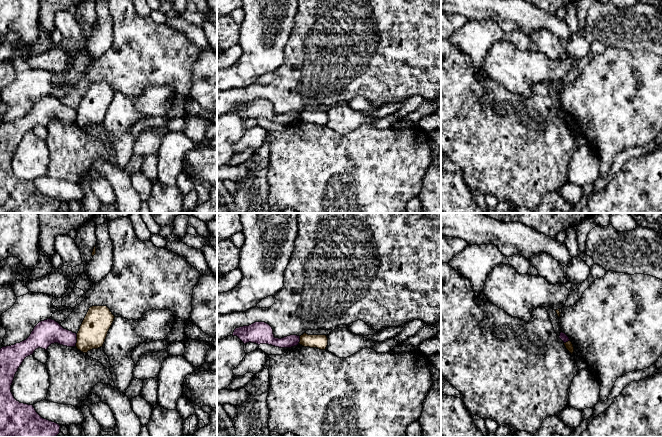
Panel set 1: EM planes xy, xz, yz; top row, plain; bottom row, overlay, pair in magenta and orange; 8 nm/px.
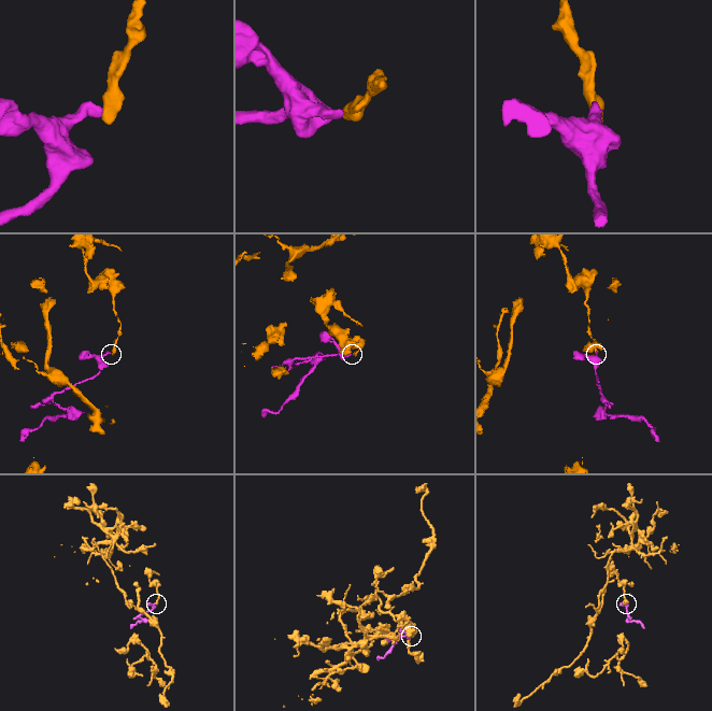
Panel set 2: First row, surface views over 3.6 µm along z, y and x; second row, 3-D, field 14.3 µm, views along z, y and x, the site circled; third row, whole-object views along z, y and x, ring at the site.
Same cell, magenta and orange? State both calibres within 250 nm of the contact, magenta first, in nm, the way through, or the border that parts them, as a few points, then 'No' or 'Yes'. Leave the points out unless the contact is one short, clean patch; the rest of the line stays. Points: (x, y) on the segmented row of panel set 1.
Thickness 200 nm (magenta) against 220 nm. Boundary: xy (77, 334), (75, 345). No

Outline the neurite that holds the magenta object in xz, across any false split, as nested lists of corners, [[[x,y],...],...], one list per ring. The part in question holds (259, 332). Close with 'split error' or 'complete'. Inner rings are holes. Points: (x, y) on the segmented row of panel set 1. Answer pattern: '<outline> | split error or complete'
[[[255,322],[249,326],[236,328],[232,334],[237,336],[244,344],[268,344],[279,348],[291,348],[300,342],[300,336],[290,335],[284,338],[275,338],[272,327],[265,322]]] | complete

